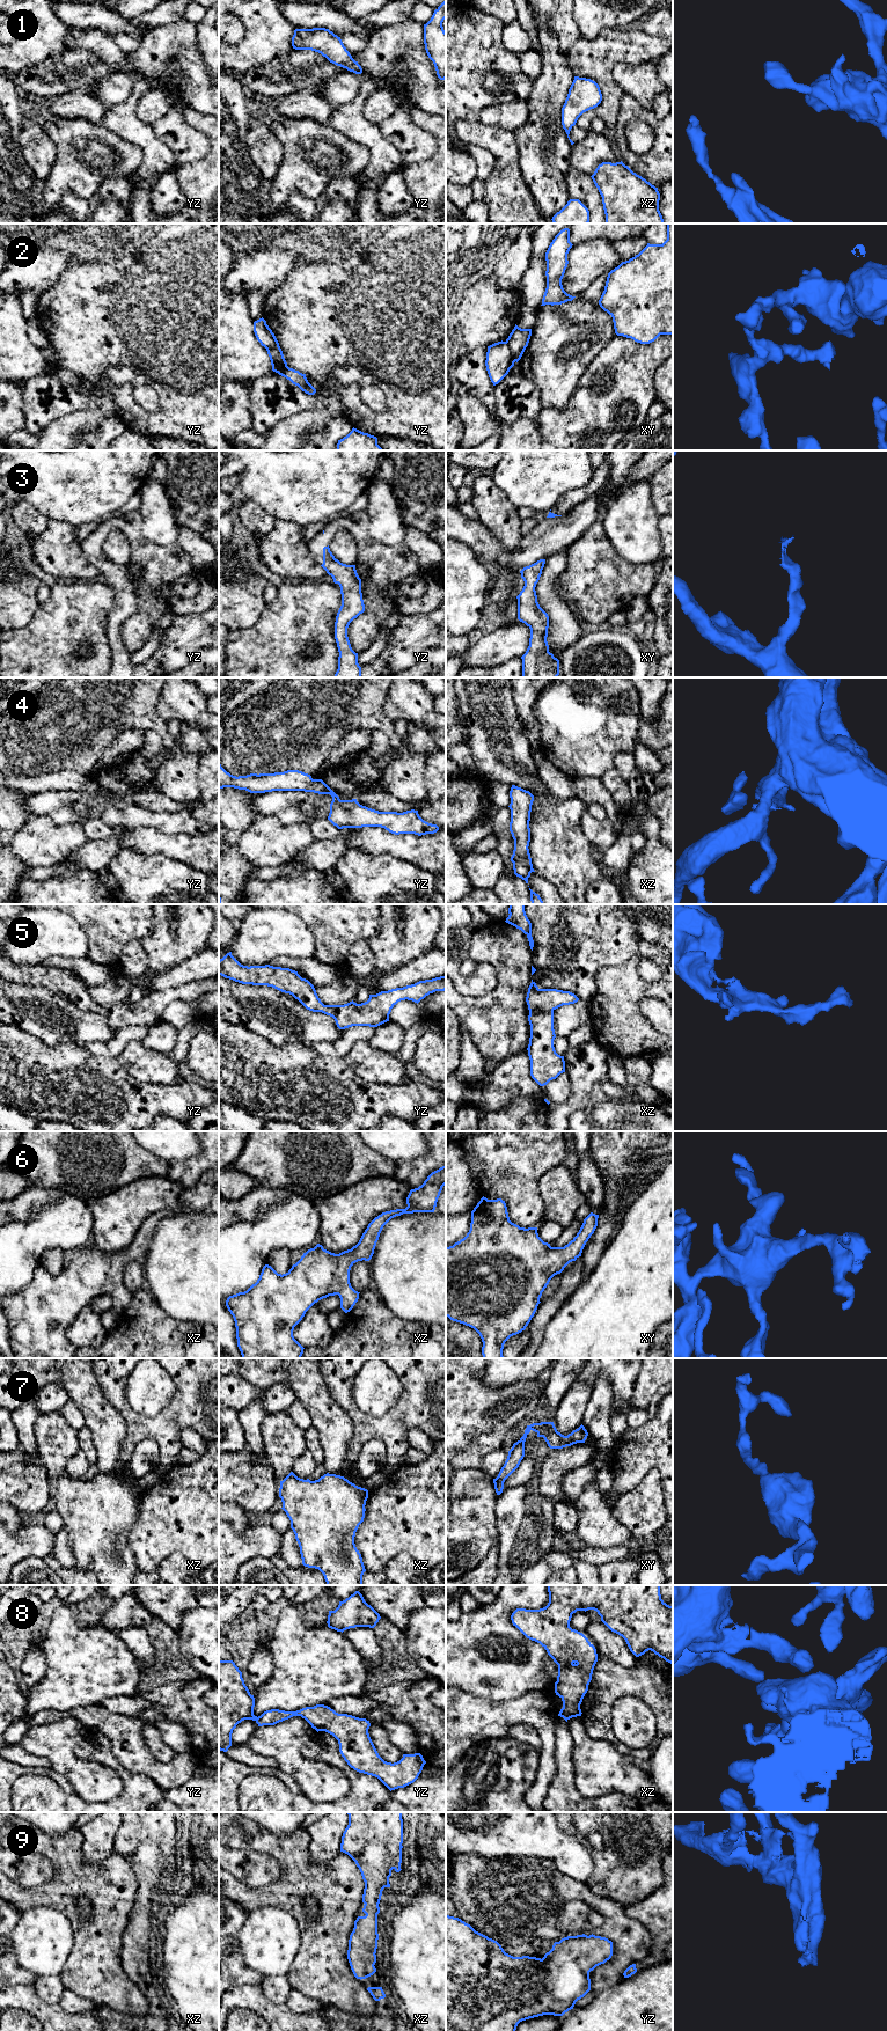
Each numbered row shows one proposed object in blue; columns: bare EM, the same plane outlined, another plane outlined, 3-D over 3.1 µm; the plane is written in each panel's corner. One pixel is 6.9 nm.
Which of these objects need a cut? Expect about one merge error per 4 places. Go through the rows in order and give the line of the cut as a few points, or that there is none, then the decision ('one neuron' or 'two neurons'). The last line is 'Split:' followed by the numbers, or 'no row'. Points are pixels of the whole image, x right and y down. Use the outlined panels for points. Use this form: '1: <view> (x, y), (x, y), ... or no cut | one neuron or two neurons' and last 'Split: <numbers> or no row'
1: no cut | one neuron
2: xy (505, 342), (515, 360) | two neurons
3: no cut | one neuron
4: no cut | one neuron
5: no cut | one neuron
6: no cut | one neuron
7: no cut | one neuron
8: no cut | one neuron
9: no cut | one neuron
Split: 2

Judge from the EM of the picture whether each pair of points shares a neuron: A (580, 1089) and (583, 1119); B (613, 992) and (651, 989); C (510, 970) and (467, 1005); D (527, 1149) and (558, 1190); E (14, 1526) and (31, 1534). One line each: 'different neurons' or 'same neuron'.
A: different neurons
B: same neuron
C: same neuron
D: different neurons
E: different neurons

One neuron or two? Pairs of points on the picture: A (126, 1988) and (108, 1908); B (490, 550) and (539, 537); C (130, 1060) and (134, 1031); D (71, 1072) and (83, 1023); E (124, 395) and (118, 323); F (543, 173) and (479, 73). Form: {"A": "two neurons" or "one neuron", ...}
{"A": "one neuron", "B": "one neuron", "C": "two neurons", "D": "two neurons", "E": "one neuron", "F": "two neurons"}

